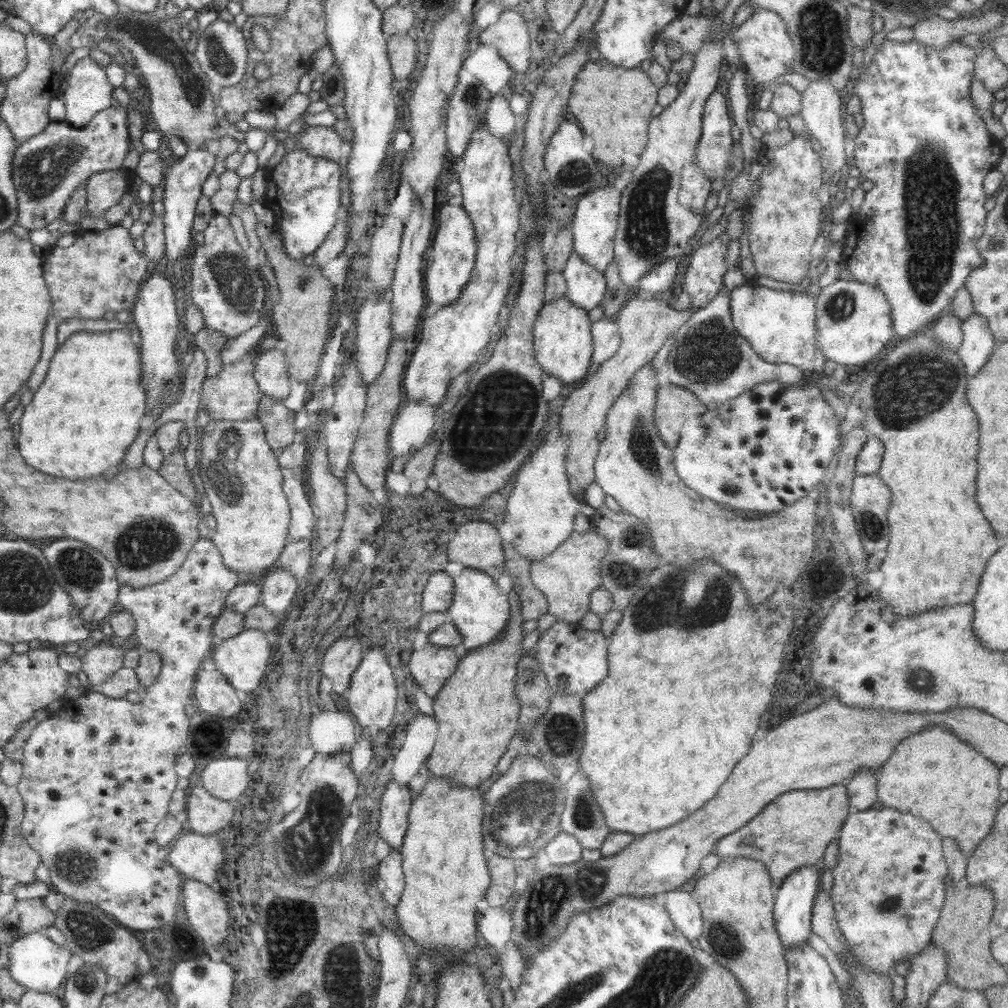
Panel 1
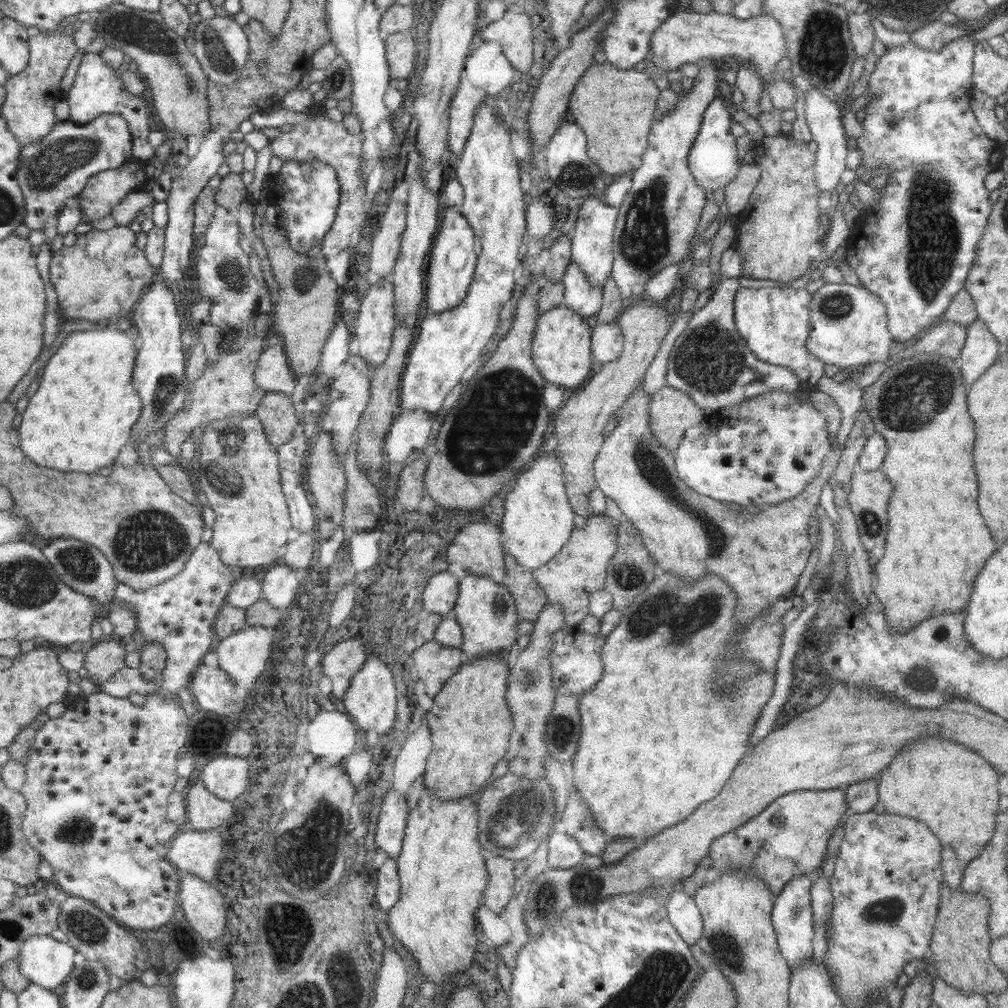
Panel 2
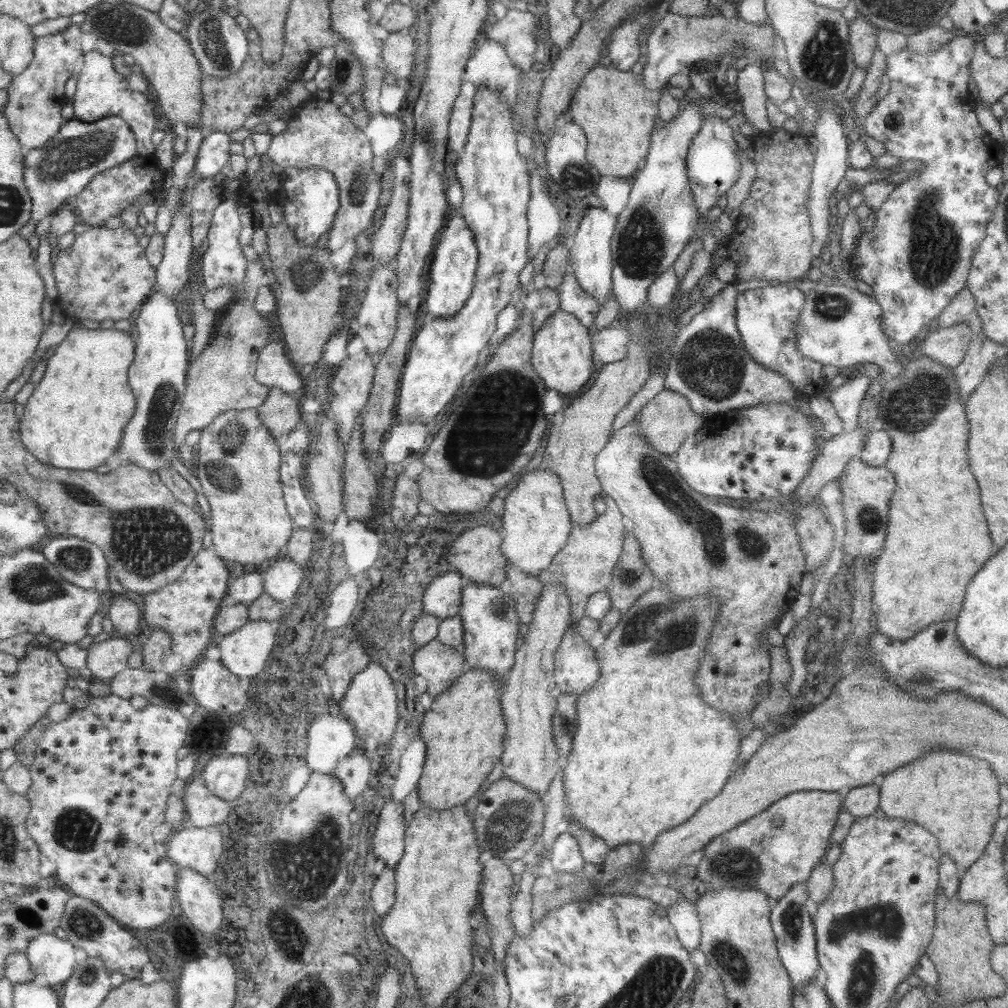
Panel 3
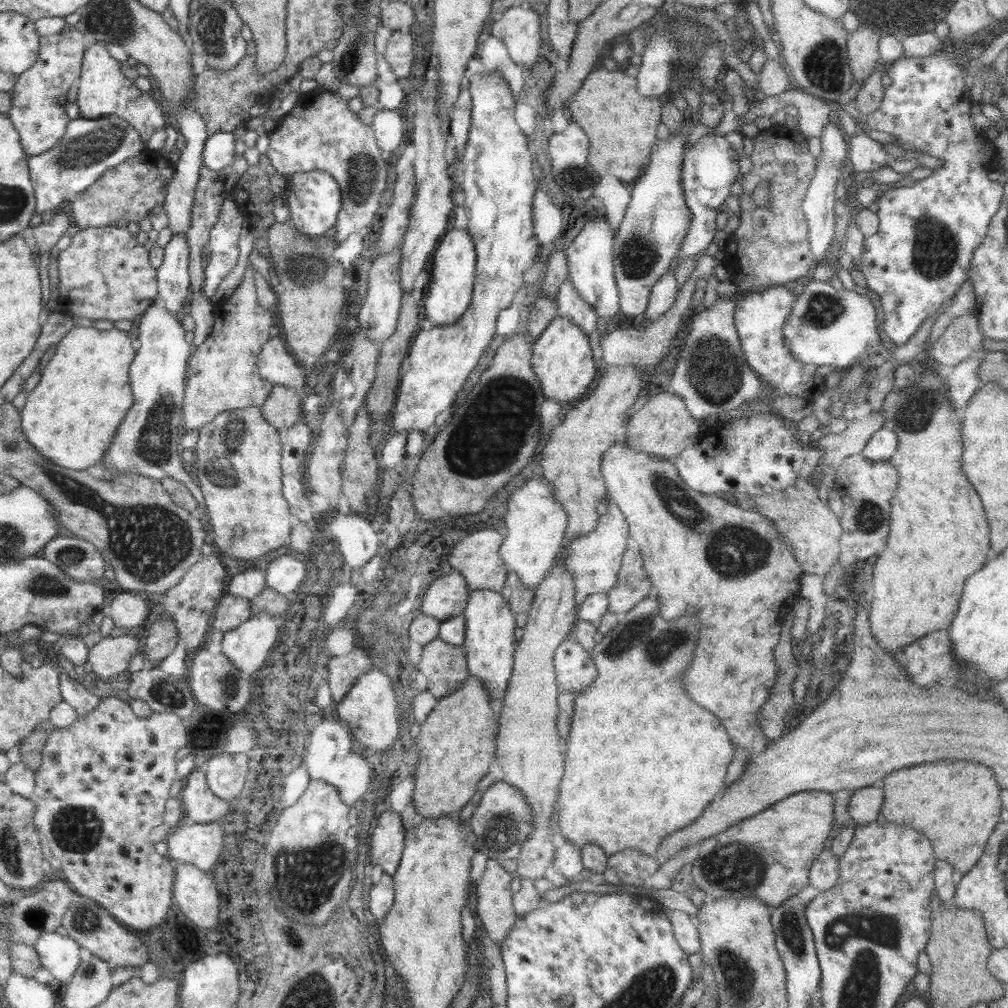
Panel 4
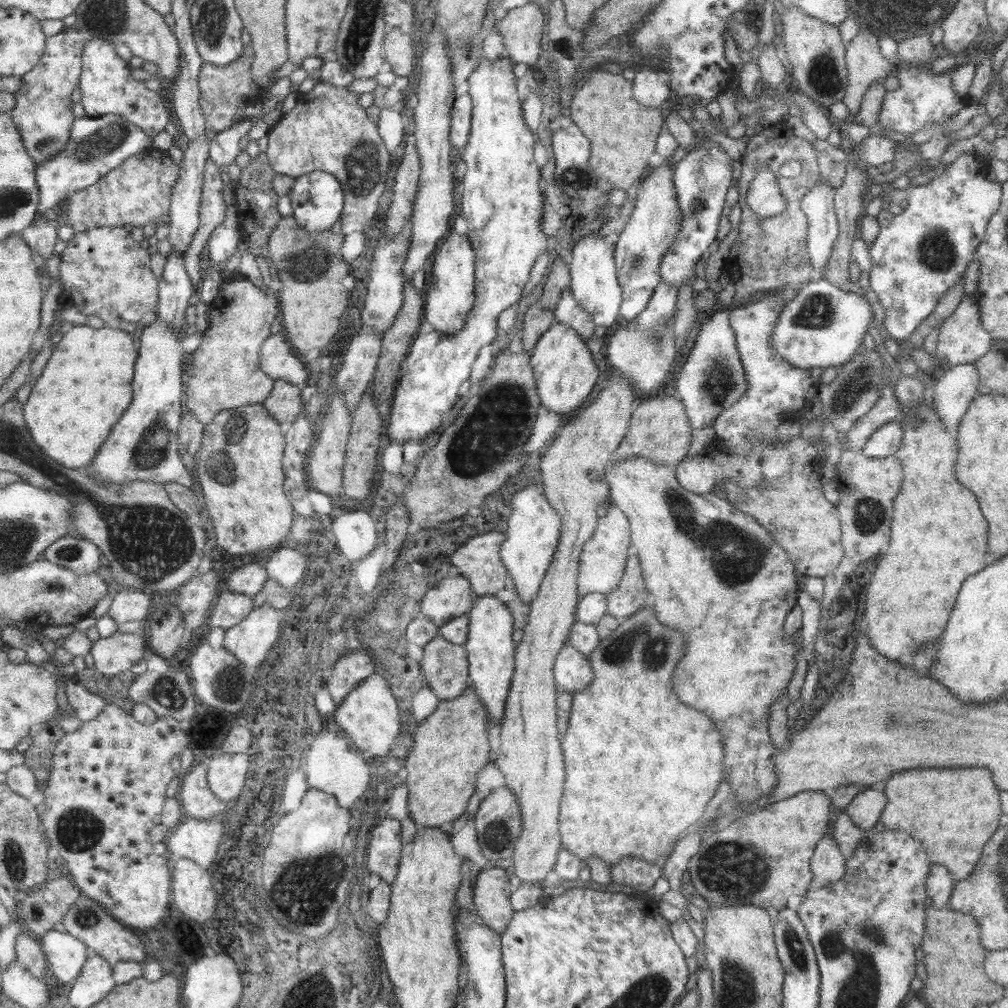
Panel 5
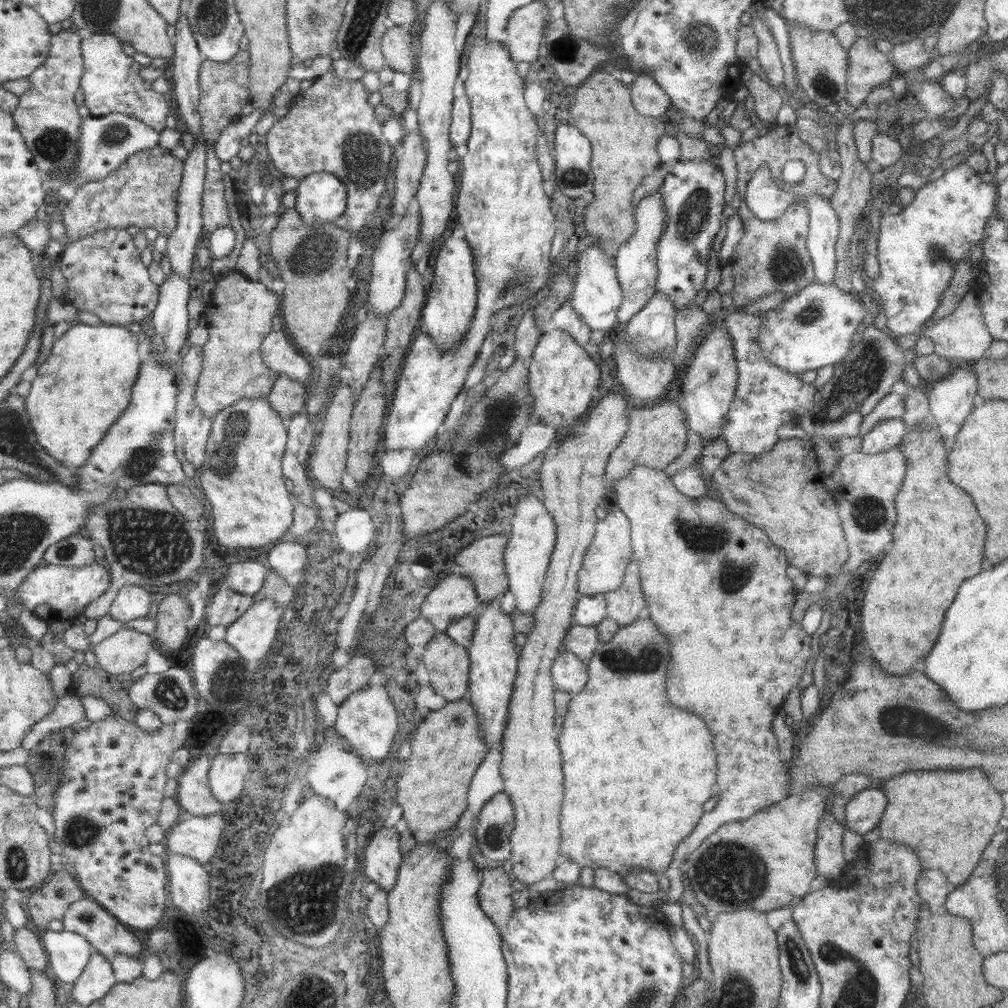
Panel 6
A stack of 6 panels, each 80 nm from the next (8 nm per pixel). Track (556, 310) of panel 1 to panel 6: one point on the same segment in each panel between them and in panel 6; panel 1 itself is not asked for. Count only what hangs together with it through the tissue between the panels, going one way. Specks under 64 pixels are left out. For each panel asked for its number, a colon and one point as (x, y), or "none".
2: (561, 350)
3: (562, 354)
4: (562, 358)
5: (565, 370)
6: (563, 378)

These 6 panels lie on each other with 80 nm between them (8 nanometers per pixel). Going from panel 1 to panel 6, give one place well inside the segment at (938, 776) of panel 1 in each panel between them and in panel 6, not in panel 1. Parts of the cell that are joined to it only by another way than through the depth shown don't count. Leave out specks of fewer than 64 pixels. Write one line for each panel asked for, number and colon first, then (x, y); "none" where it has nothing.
2: (951, 788)
3: (955, 797)
4: (957, 804)
5: (953, 812)
6: (948, 818)

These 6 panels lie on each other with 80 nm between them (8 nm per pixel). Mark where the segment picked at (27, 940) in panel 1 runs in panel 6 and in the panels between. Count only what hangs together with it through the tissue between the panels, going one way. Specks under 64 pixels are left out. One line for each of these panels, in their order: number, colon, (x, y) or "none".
2: (44, 961)
3: (55, 958)
4: (59, 954)
5: (66, 955)
6: (68, 952)

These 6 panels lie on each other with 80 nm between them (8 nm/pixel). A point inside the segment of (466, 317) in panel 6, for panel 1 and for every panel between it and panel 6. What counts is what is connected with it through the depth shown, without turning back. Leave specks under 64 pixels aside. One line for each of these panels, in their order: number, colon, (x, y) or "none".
1: (453, 252)
2: (452, 263)
3: (450, 281)
4: (448, 293)
5: (449, 295)

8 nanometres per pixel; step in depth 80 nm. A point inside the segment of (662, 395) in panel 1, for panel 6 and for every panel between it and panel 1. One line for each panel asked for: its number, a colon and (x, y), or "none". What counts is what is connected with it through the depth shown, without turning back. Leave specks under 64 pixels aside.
2: (671, 412)
3: (664, 422)
4: (663, 427)
5: (660, 431)
6: (656, 436)

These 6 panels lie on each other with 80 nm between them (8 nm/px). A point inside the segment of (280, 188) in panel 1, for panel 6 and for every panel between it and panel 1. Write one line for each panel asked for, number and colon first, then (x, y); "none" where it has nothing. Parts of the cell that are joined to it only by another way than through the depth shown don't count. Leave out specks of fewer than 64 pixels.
2: (307, 194)
3: (311, 196)
4: (314, 198)
5: (317, 199)
6: (321, 197)

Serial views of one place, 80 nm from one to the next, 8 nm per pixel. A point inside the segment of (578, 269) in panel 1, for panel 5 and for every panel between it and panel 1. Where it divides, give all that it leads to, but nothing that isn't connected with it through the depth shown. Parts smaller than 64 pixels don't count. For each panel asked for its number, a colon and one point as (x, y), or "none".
2: (579, 295)
3: (574, 299)
4: (570, 304)
5: (568, 312)

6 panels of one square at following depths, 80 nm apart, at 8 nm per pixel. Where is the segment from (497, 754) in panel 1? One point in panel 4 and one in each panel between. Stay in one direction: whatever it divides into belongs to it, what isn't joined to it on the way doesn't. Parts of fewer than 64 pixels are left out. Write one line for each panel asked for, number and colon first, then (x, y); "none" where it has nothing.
2: (471, 724)
3: (463, 731)
4: (456, 743)

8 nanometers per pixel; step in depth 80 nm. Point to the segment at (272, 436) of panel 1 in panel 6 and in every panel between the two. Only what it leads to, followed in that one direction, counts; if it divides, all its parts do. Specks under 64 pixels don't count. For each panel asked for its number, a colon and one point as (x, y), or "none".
2: (278, 416)
3: (280, 414)
4: (283, 407)
5: (285, 403)
6: (288, 397)

